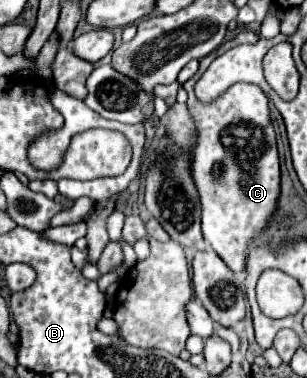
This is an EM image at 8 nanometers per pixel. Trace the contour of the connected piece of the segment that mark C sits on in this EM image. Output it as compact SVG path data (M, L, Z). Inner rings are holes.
M250 30L240 32L234 40L224 42L216 52L202 58L198 72L182 85L188 92L188 110L198 130L192 176L202 202L204 240L234 272L244 272L248 244L268 226L268 220L278 208L280 160L276 150L276 134L270 122L268 98L258 86L230 86L226 94L206 106L194 96L194 84L216 56L242 42L257 41L258 34Z

